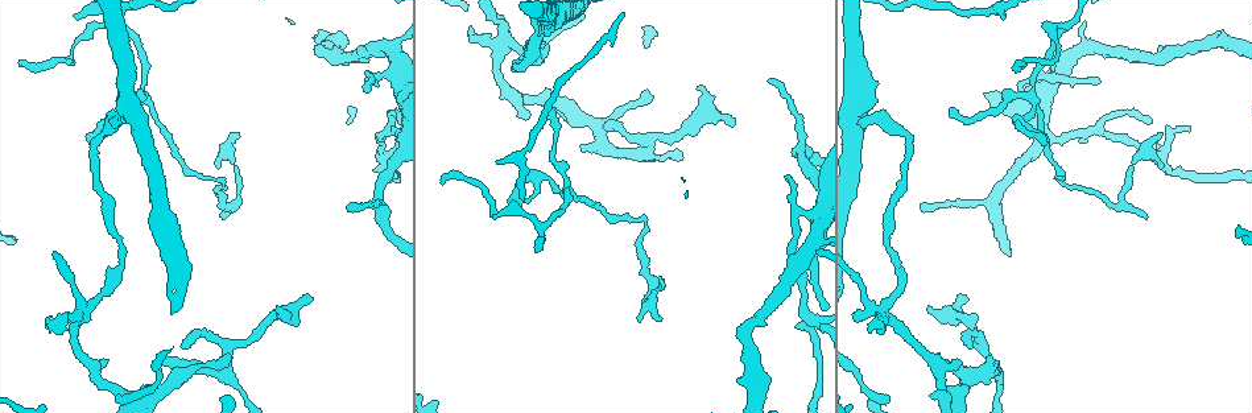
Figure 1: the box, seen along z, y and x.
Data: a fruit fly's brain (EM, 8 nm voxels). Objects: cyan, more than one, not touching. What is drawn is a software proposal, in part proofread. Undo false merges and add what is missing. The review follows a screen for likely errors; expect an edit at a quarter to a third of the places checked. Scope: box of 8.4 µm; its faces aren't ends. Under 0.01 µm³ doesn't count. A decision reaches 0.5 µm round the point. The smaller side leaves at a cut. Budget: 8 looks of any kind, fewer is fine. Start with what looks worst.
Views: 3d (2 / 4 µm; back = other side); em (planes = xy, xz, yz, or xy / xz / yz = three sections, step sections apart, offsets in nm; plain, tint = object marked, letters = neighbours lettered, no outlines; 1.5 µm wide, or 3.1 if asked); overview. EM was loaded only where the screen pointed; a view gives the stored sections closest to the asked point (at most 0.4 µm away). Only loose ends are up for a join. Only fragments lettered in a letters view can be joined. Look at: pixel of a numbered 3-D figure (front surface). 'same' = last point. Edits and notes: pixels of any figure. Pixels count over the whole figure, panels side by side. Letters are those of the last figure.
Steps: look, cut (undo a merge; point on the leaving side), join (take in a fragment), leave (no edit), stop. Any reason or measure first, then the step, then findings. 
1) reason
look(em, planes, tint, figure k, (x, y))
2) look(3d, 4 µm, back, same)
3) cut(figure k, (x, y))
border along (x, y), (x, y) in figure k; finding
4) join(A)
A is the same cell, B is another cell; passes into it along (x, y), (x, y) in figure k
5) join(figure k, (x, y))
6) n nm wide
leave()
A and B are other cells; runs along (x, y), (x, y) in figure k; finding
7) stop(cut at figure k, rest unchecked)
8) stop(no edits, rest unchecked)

look(em, planes, tint, figure 1, (1162, 133))

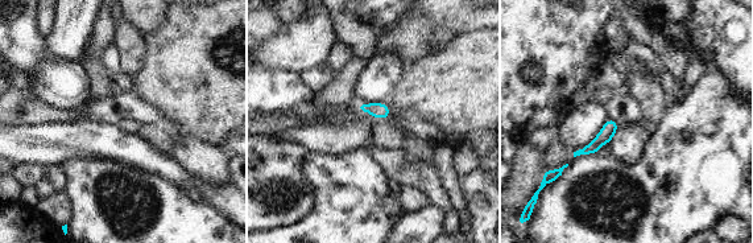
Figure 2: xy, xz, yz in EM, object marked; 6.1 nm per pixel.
what lies round it
look(em, planes, letters, same)

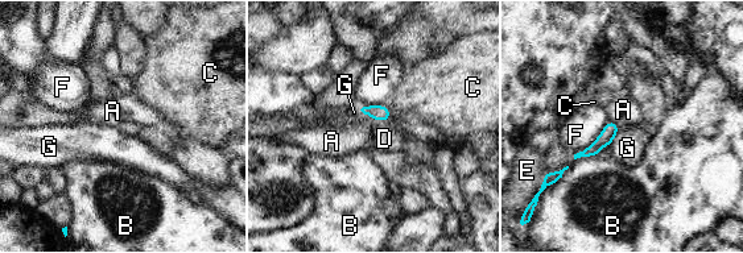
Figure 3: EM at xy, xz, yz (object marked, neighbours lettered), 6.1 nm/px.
F touches over 300 nm
join(D)
D is the same cell, A, B, C, E, F and G are other cells; it goes on there

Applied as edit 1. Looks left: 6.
abrupt turn
look(3d, 2 µm, figure 1, (808, 318))

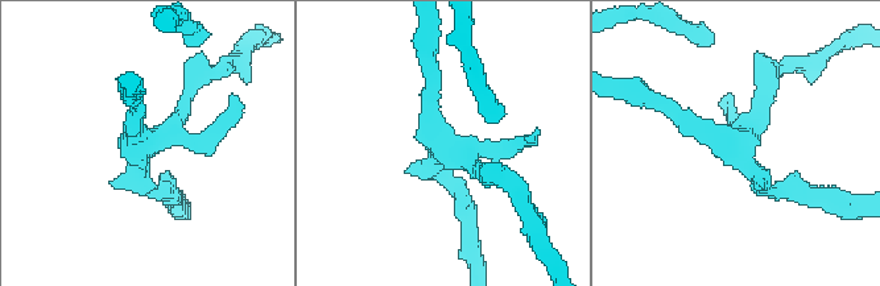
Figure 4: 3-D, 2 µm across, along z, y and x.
look(em, yz, step 4, letters, figure 4, (141, 144))

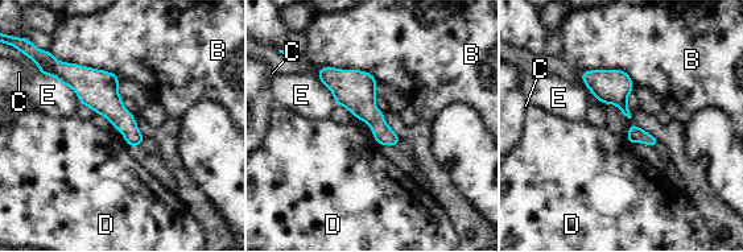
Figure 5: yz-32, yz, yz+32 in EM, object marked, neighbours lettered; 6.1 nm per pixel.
200 nm wide
leave()
B, C, D and E are other cells; runs along (28, 46), (82, 79), (137, 141) in figure 5; one cell here

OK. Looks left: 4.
four or more arms meet
look(3d, 2 µm, figure 1, (1030, 94))

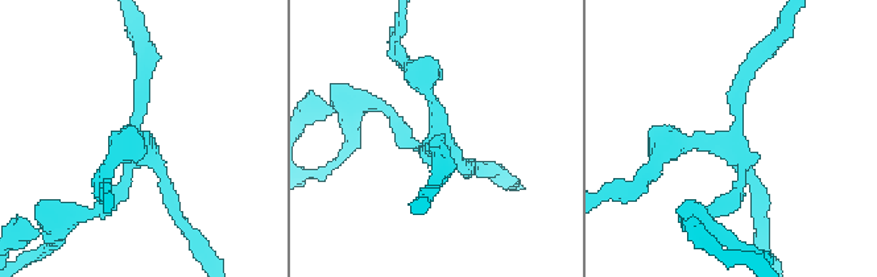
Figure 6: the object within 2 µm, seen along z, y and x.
now the EM
look(em, yz, step 8, tint, figure 6, (440, 132))

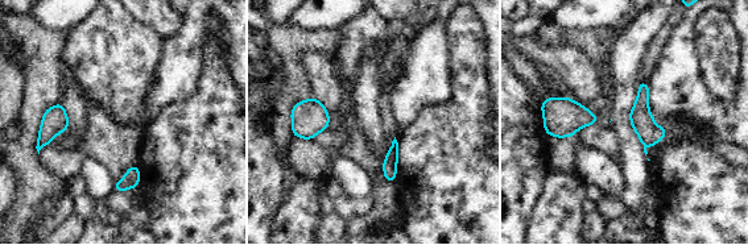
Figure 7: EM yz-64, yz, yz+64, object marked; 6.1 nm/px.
look(em, xz, step 8, letters, same)

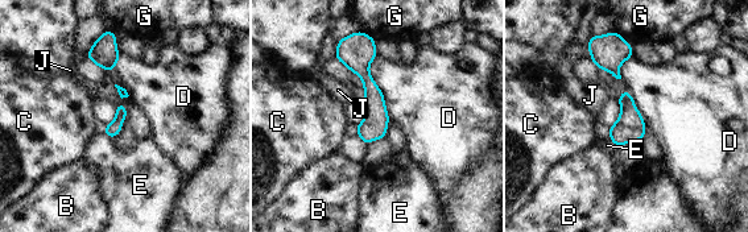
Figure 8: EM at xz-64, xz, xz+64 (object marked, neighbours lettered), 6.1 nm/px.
90 nm wide
leave()
B, C, D, E, G and J are other cells; border along (376, 56), (368, 73), (389, 117) in figure 8; continuous, no second cell

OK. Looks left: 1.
stop(join at figure 3, rest unchecked)

